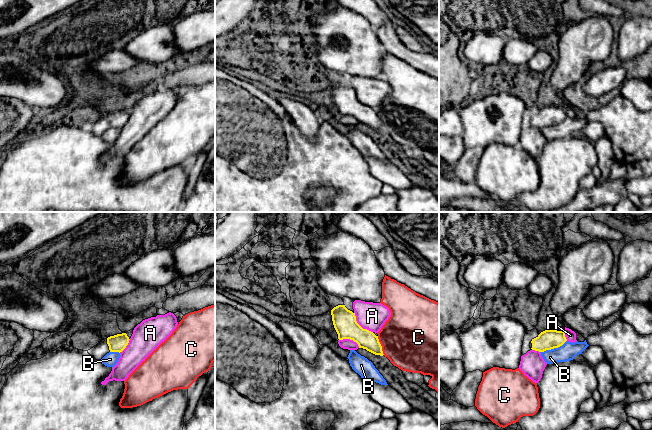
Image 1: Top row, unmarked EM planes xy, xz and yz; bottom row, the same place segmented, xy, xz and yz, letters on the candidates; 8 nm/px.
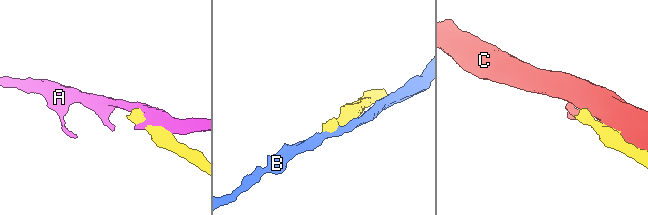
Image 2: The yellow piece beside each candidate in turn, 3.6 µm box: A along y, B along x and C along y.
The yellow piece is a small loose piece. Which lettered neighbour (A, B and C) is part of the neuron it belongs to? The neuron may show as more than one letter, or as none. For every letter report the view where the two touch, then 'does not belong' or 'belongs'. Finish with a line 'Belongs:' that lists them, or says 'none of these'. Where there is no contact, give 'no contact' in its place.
A: xz | does not belong
B: yz | does not belong
C: xz | does not belong
Belongs: none of these

